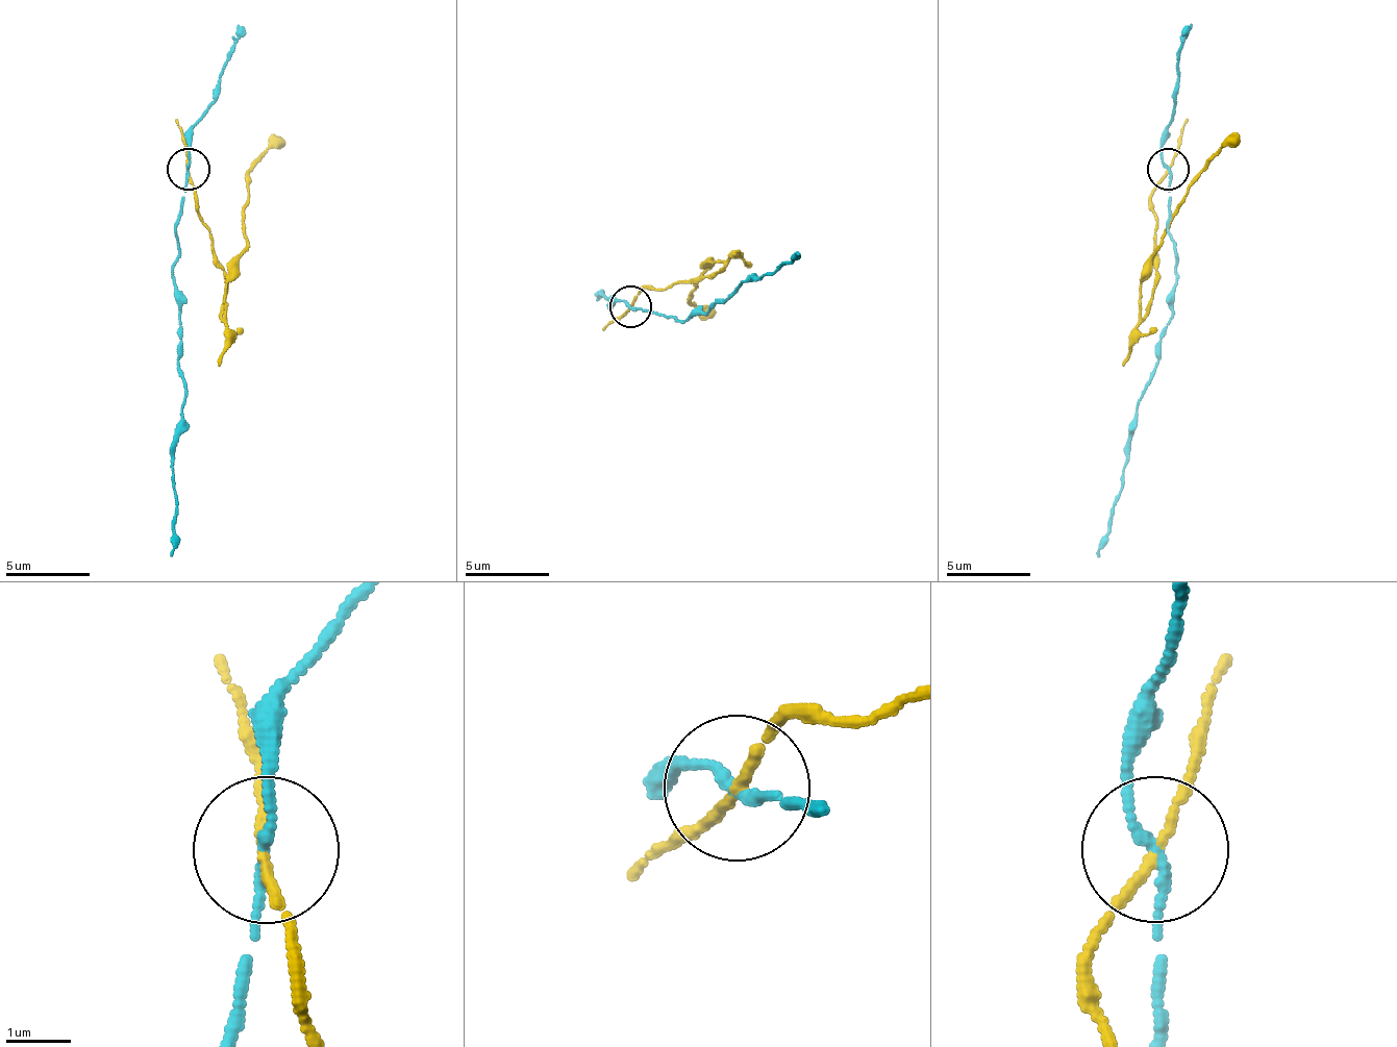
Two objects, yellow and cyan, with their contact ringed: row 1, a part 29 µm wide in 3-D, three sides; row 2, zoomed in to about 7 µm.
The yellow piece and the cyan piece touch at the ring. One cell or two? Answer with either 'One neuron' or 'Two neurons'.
Two neurons

